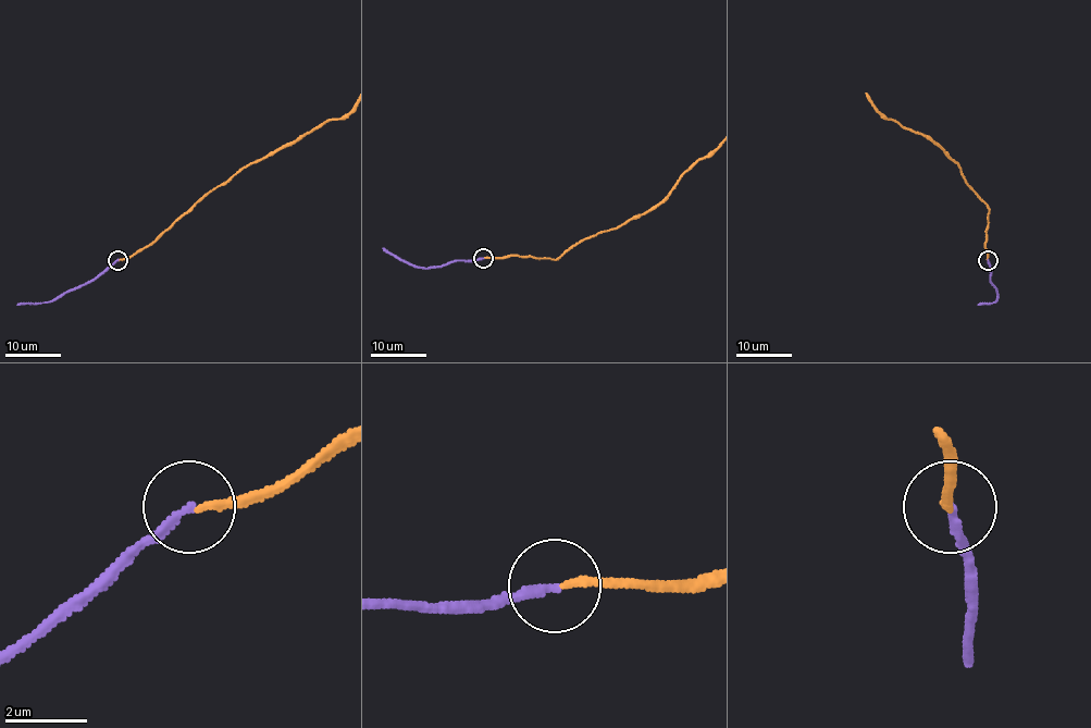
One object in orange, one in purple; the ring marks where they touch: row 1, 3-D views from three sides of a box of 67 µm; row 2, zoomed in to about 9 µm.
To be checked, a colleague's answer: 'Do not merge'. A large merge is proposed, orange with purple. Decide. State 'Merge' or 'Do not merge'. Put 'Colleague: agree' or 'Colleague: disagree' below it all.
Do not merge
Colleague: agree

